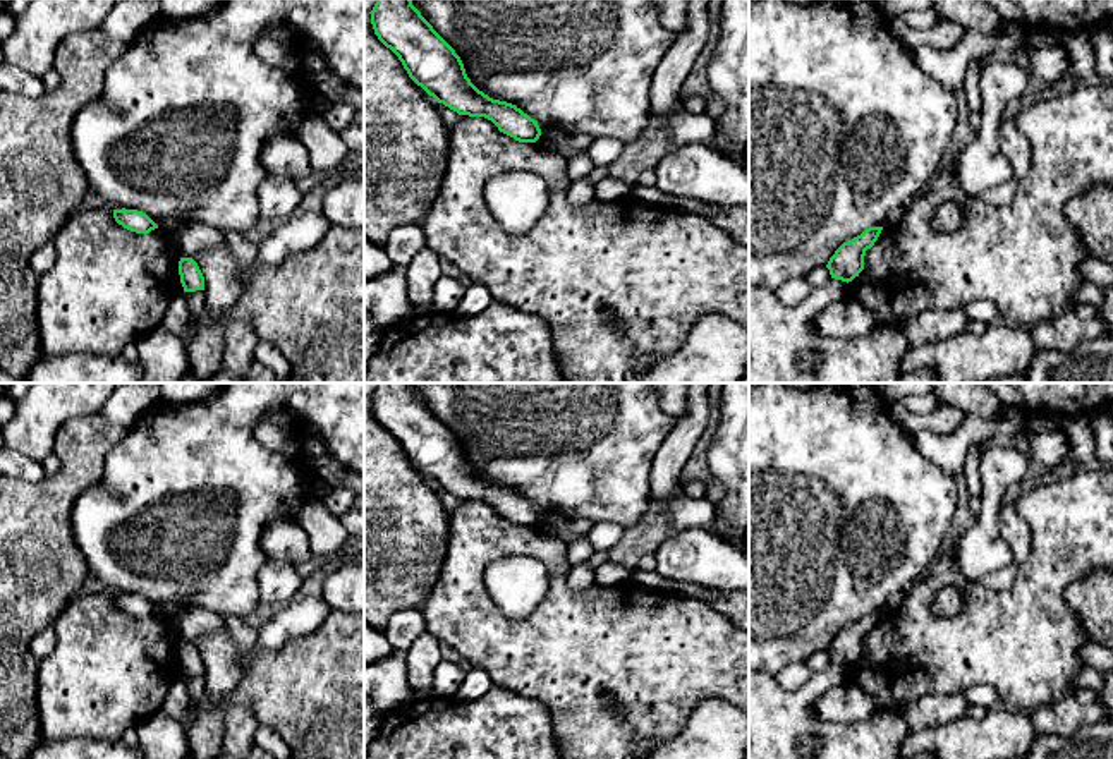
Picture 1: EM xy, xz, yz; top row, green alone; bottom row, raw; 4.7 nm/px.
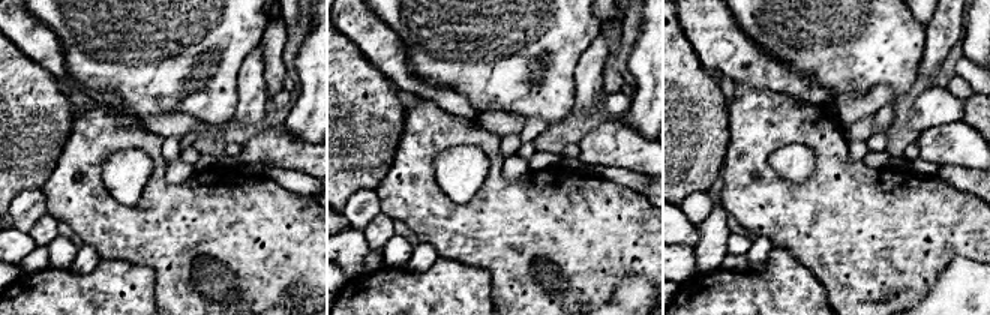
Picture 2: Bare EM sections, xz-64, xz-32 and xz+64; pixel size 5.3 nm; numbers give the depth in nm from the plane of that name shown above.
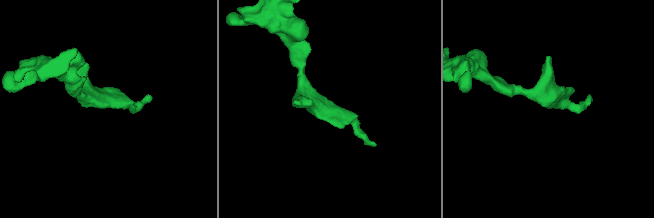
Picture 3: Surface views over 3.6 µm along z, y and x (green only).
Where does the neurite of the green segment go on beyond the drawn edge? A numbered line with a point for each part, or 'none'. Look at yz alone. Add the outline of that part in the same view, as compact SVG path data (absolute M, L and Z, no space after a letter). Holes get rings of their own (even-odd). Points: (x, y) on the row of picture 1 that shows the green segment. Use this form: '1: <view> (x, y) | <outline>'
none

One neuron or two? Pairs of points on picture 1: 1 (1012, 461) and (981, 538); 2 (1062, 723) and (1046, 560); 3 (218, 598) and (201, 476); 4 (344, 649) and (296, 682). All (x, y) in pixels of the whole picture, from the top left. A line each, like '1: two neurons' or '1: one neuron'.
1: one neuron
2: two neurons
3: one neuron
4: one neuron

